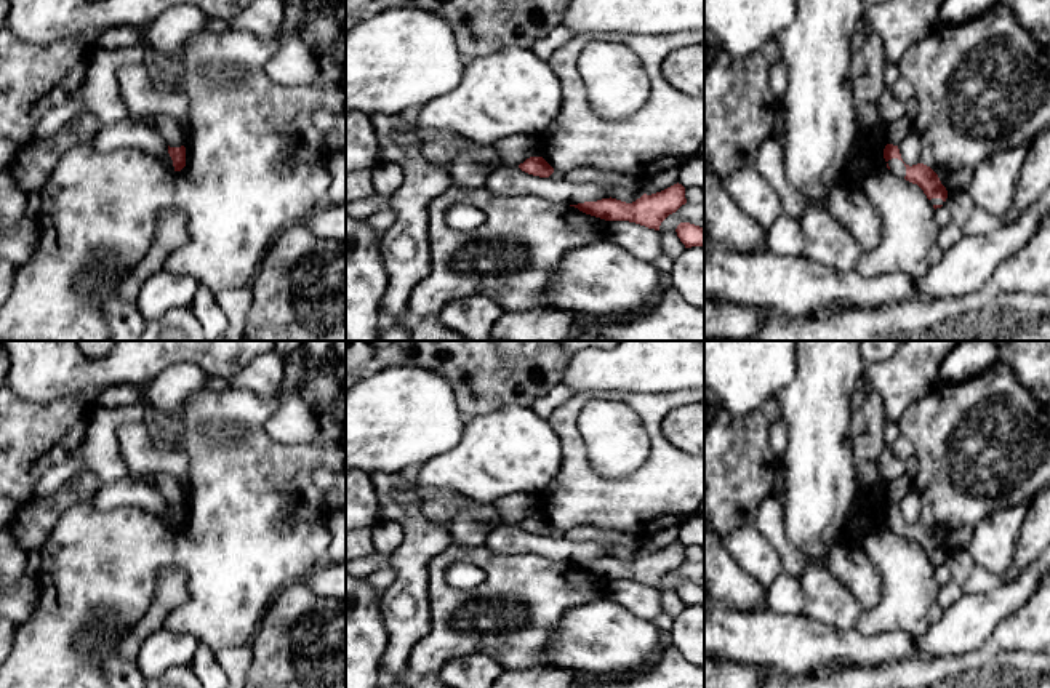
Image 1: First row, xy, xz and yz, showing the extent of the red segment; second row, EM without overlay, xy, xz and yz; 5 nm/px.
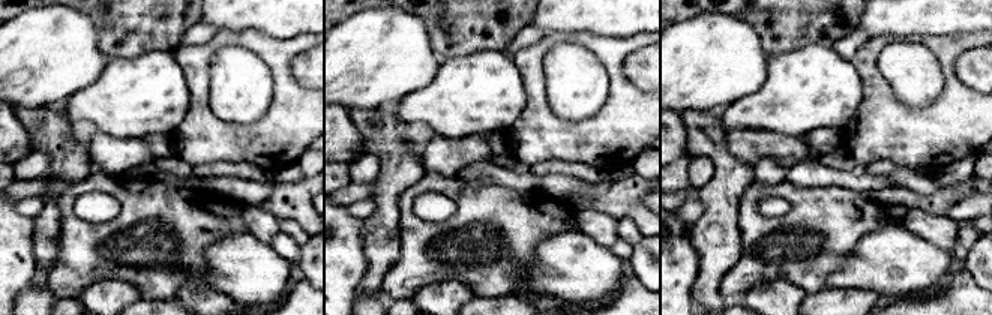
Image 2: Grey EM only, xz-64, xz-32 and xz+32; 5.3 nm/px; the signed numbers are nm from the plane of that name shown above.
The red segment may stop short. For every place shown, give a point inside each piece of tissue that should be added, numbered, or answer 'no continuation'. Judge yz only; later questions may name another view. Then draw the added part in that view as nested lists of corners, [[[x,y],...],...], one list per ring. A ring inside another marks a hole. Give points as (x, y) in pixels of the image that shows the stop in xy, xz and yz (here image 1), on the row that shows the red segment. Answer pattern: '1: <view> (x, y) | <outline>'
1: yz (897, 167) | [[[892,158],[887,162],[890,170],[898,176],[898,178],[903,178],[906,176],[906,166],[901,160],[898,158]]]

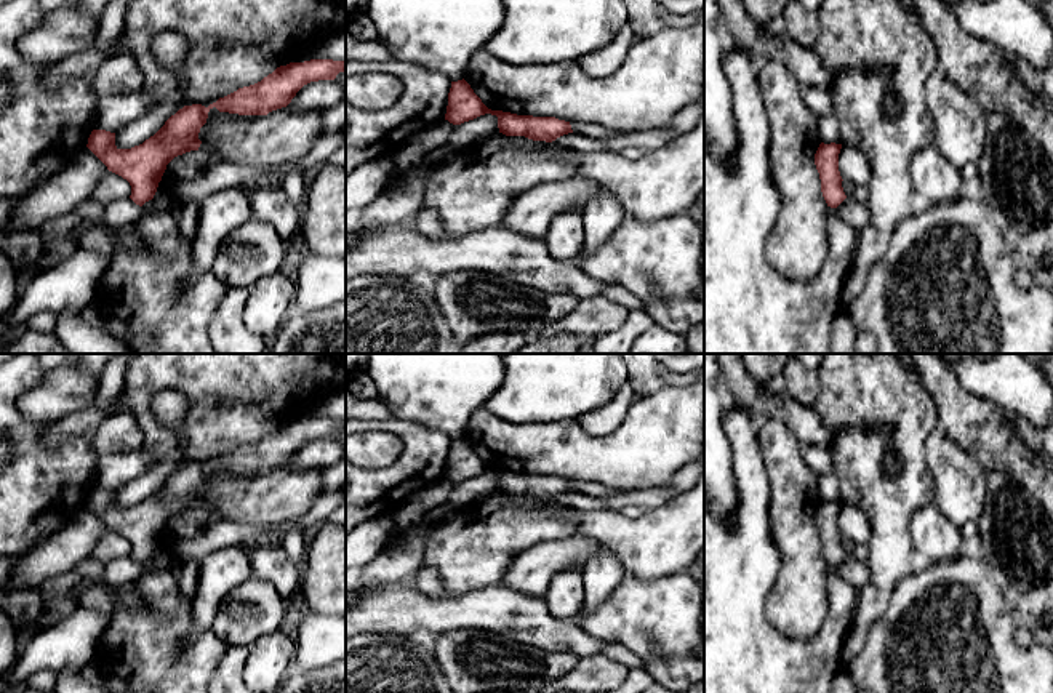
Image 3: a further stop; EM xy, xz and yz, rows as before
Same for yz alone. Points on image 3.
1: yz (850, 210) | [[[847,197],[837,208],[835,213],[848,222],[856,232],[859,232],[867,218],[867,208],[864,203],[859,203],[855,197]]]

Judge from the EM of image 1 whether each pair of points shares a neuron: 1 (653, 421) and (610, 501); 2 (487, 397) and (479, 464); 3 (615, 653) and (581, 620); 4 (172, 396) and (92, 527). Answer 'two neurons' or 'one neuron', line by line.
1: one neuron
2: two neurons
3: one neuron
4: two neurons

